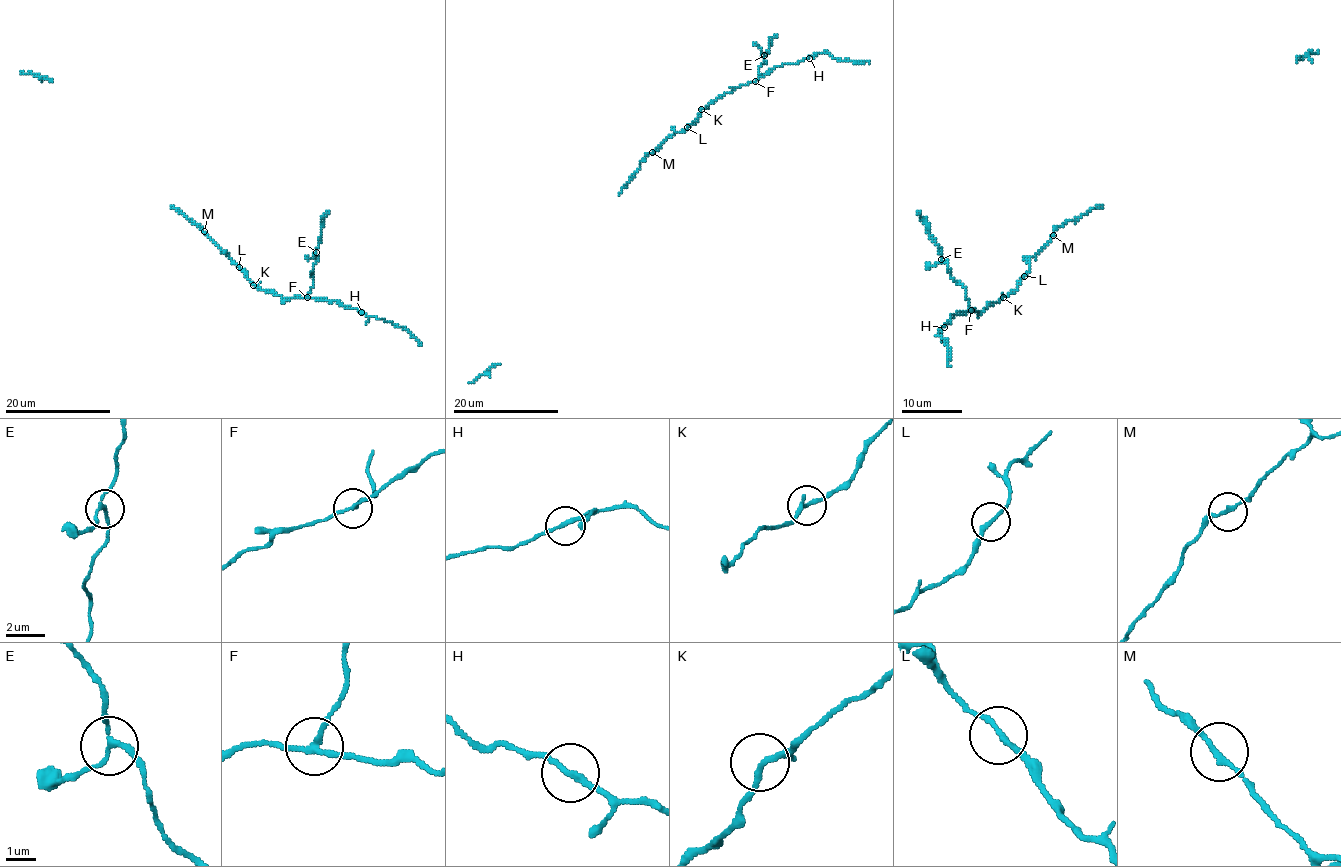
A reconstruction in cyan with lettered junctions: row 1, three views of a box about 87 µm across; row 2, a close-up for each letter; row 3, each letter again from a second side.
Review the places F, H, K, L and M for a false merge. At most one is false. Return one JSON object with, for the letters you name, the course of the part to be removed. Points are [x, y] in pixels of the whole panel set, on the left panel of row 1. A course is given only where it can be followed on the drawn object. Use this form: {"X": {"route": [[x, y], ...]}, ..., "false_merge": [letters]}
{"F": {"route": [[307, 297], [312, 287], [311, 271], [318, 255], [322, 218], [330, 210]]}, "false_merge": ["F"]}

